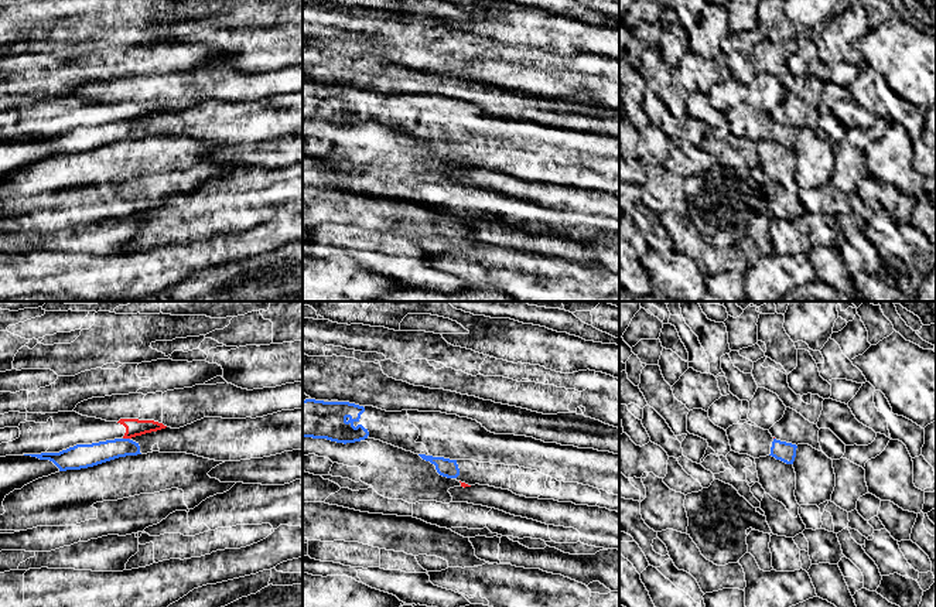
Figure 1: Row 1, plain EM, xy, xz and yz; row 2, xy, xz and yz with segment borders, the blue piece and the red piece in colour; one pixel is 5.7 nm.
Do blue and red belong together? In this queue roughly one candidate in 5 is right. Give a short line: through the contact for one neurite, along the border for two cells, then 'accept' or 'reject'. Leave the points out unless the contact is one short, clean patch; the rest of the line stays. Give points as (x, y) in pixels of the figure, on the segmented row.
line xy (123, 437), (129, 439); reject

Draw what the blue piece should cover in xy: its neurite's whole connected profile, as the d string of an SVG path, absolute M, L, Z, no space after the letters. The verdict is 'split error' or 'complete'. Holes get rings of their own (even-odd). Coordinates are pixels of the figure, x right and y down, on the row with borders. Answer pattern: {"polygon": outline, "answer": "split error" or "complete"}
{"polygon": "M115 439L92 444L76 444L59 453L24 454L52 461L59 471L93 467L119 457L137 456L139 443L130 439Z", "answer": "complete"}

